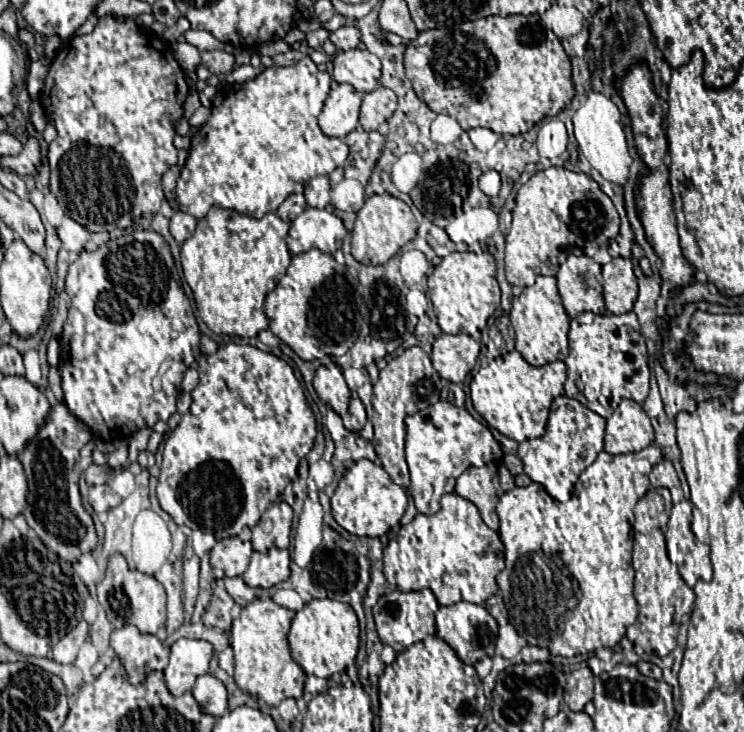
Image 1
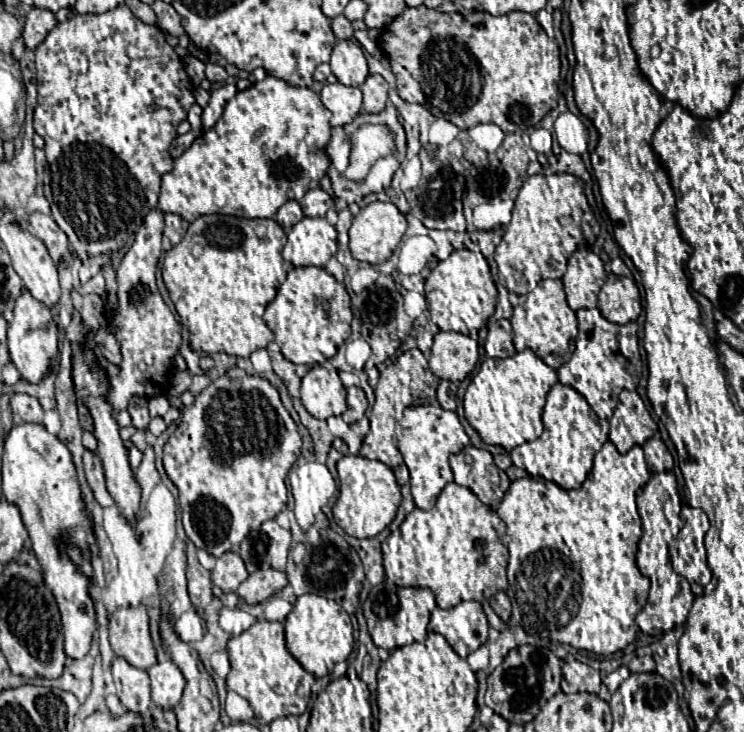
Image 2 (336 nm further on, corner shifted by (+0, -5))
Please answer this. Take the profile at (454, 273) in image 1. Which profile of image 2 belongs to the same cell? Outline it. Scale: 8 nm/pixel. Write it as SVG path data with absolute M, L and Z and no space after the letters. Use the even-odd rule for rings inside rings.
M461 249L453 251L445 261L439 261L439 265L431 271L431 275L425 281L425 297L431 321L441 331L465 333L478 341L479 329L487 323L487 319L495 311L497 287L493 283L485 257L481 253Z

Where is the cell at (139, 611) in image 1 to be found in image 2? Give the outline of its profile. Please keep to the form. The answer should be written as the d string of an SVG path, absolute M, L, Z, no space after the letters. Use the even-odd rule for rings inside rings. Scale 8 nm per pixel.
M145 605L119 607L113 611L109 617L109 641L115 655L125 657L133 667L149 669L157 663Z

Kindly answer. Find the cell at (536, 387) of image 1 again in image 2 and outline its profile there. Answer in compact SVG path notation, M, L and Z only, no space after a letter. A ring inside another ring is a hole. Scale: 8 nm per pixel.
M531 349L507 359L485 359L465 391L465 417L485 443L511 451L543 433L541 415L545 397L557 381L557 371L545 365Z

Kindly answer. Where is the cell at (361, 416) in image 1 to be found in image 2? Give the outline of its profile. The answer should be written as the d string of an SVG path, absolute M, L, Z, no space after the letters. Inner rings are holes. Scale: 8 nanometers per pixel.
M349 387L346 391L348 409L342 415L342 418L346 423L353 424L365 416L367 397L363 393L363 389L359 389L359 387Z

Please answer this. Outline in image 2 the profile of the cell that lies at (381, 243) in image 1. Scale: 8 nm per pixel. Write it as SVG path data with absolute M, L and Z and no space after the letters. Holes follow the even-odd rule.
M381 201L369 203L367 207L363 207L359 211L359 215L353 219L353 225L349 229L351 255L357 261L365 261L371 265L385 263L393 255L393 251L397 249L405 231L407 231L407 219L393 203L381 203Z

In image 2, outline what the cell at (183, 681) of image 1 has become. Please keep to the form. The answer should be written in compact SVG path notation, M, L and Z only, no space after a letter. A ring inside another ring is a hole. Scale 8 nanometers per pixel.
M161 661L149 669L151 677L151 699L161 709L175 707L179 699L183 697L183 689L187 681L183 679L183 673L173 661Z

